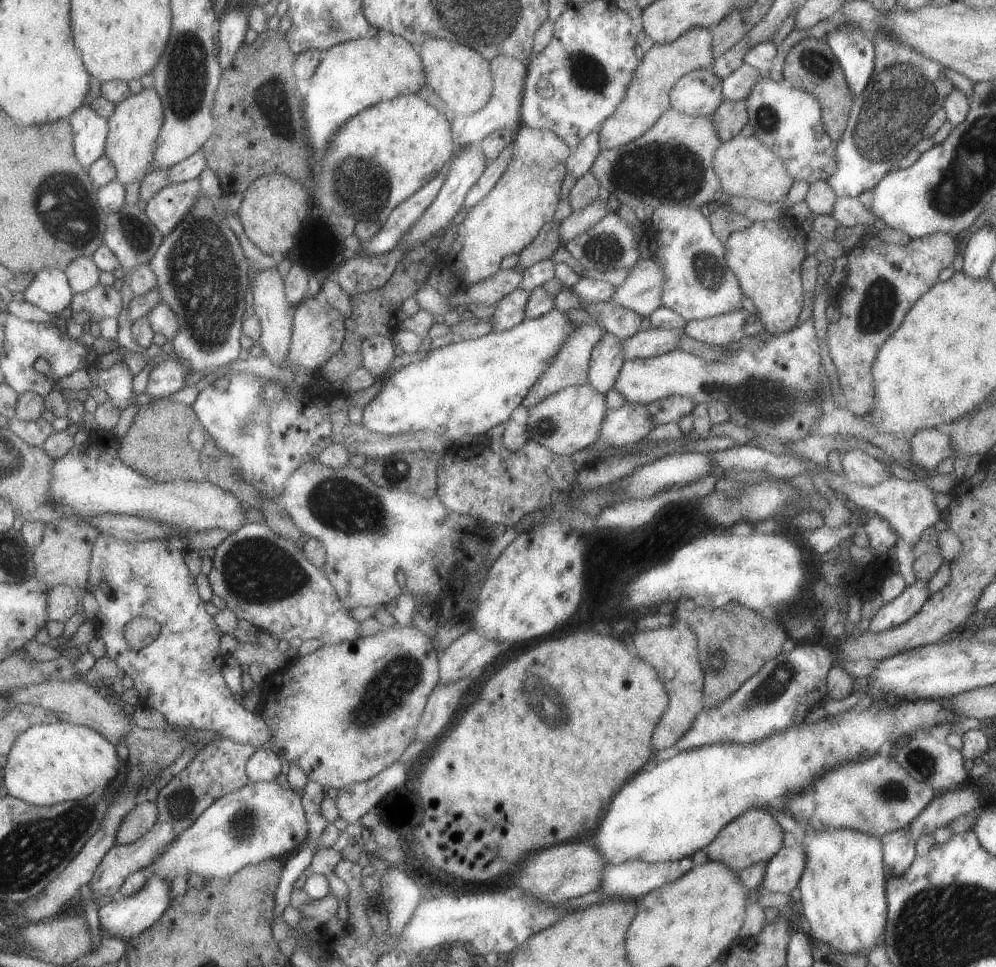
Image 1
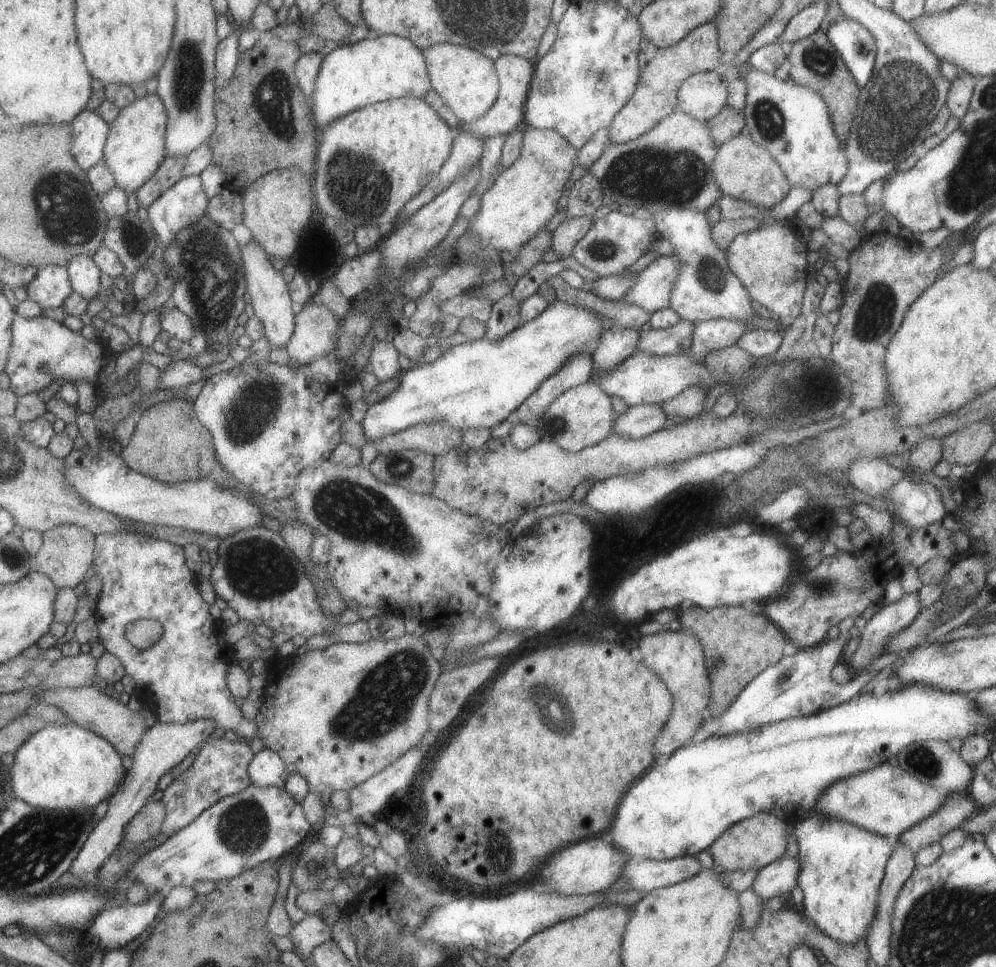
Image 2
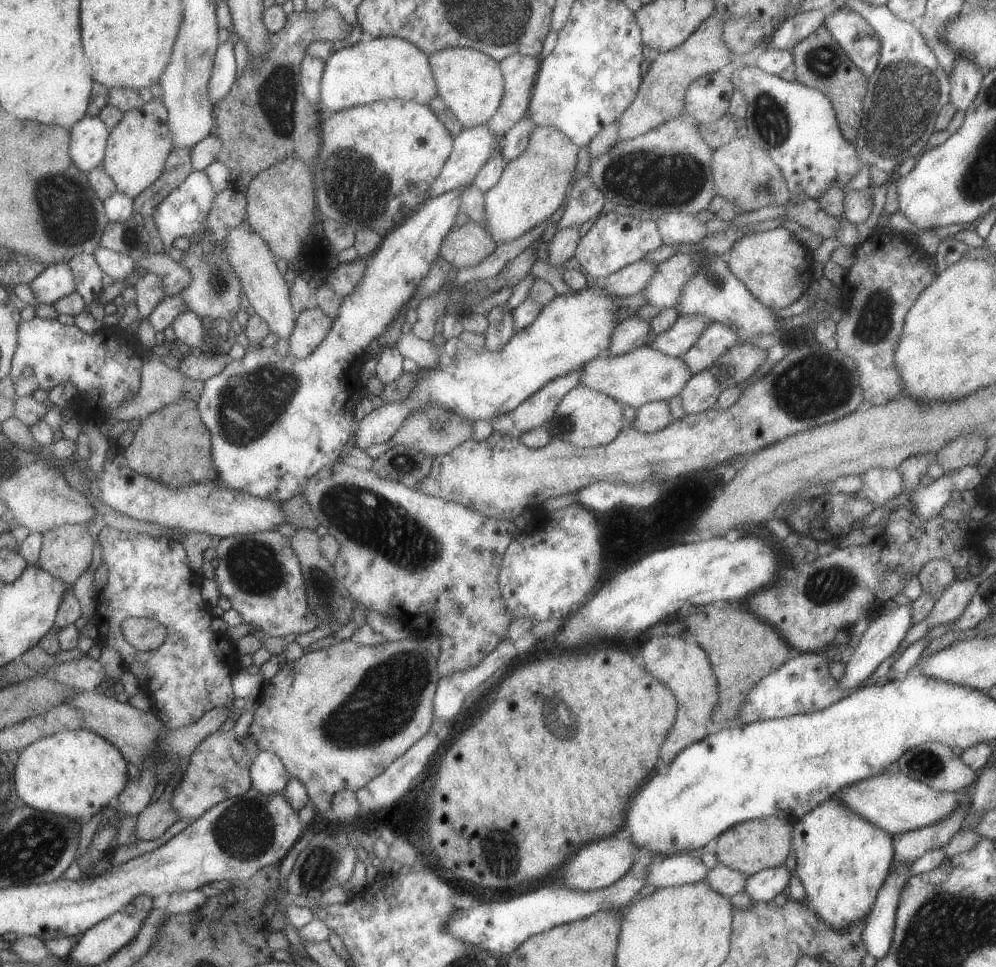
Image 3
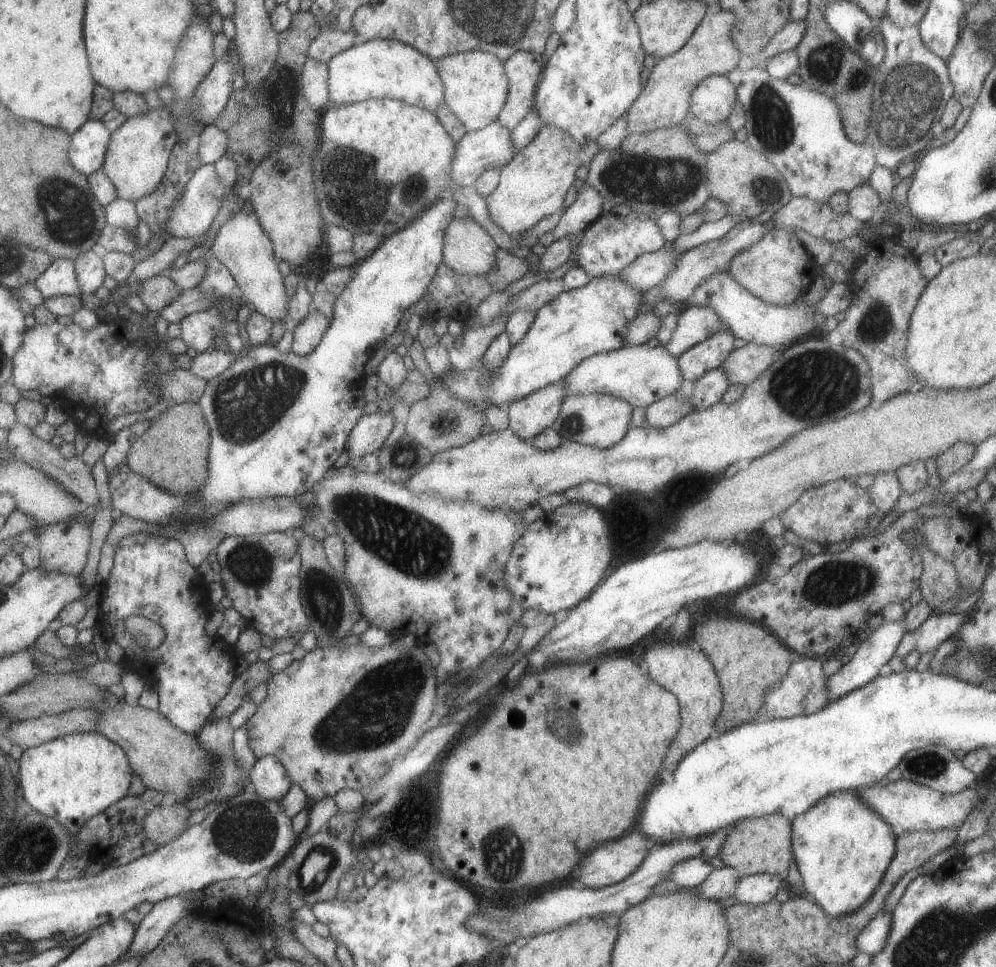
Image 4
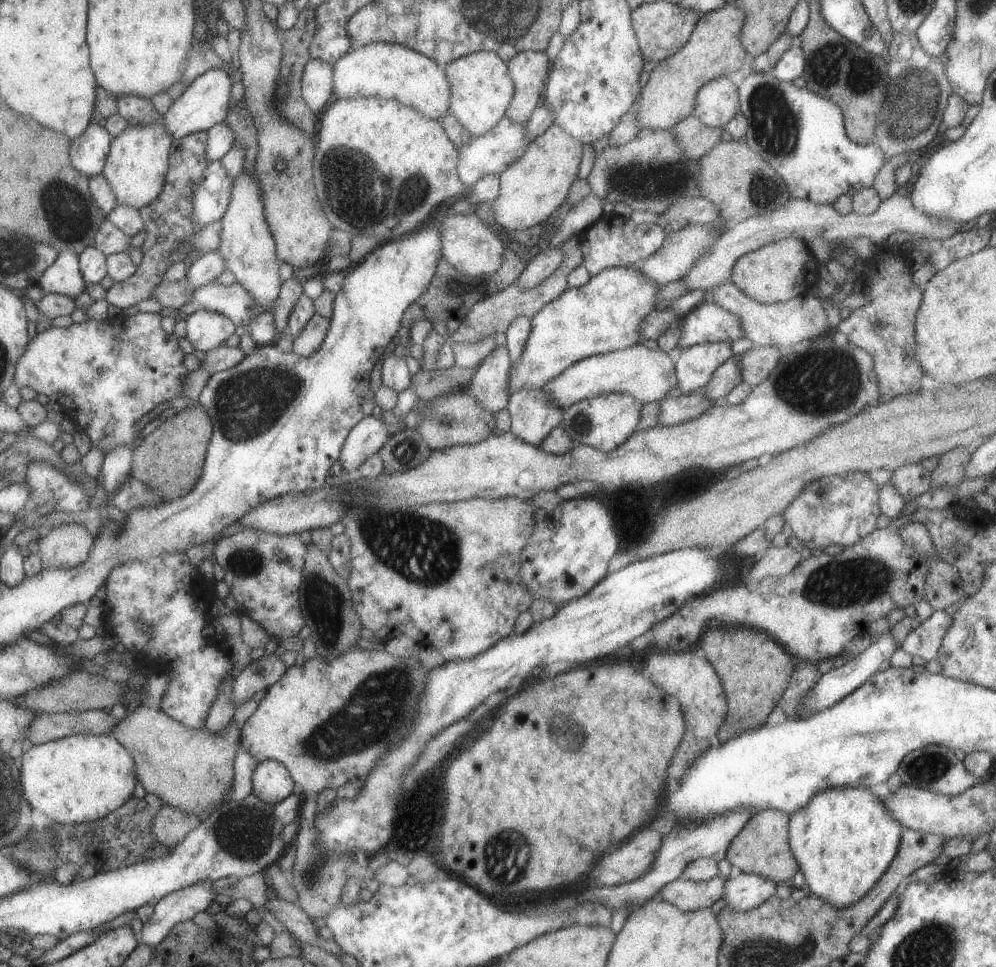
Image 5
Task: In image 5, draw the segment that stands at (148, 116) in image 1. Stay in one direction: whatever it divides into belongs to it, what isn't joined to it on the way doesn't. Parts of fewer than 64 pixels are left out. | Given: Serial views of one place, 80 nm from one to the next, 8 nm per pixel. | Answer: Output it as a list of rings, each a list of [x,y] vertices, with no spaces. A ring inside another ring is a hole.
[[[162,122],[145,126],[128,125],[121,134],[112,137],[101,174],[111,187],[117,204],[139,210],[157,198],[168,169],[171,141]]]

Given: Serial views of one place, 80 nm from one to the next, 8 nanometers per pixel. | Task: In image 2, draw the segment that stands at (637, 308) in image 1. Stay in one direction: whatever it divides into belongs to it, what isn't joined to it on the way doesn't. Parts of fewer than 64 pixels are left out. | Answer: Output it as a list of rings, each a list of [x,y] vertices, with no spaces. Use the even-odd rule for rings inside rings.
[[[657,256],[635,274],[633,286],[621,296],[621,301],[639,306],[650,314],[669,307],[669,292],[675,282],[679,262],[670,256]]]

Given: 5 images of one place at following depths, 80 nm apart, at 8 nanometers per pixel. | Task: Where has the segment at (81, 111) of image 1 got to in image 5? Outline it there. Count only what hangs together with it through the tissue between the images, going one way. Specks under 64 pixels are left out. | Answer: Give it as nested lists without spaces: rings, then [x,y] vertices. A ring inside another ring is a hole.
[[[90,122],[83,134],[70,141],[68,156],[71,166],[86,177],[101,174],[111,139],[102,124]]]

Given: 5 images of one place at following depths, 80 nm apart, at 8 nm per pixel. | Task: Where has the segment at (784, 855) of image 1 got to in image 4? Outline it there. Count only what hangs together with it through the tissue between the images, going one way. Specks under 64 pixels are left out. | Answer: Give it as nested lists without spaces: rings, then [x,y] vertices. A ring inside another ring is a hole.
[[[767,873],[739,876],[732,895],[739,903],[758,905],[773,899],[783,885],[780,877]]]

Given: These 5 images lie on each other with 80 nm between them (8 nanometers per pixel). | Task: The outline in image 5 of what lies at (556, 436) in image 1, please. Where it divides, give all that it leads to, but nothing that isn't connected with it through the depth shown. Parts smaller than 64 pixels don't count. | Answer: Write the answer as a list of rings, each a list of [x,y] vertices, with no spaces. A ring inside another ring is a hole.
[[[607,393],[576,402],[561,410],[558,426],[563,427],[573,445],[589,445],[601,452],[621,446],[637,430],[642,404],[627,393]]]

